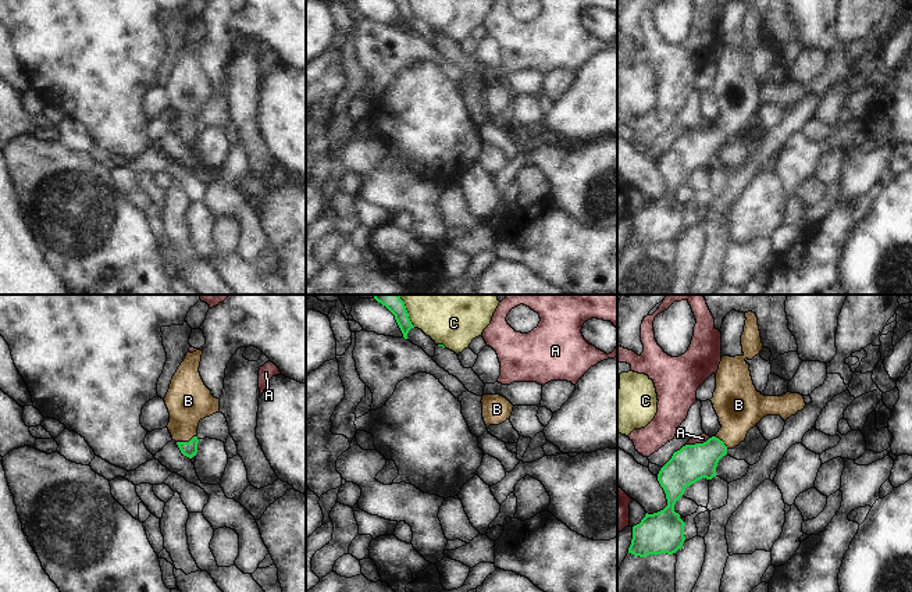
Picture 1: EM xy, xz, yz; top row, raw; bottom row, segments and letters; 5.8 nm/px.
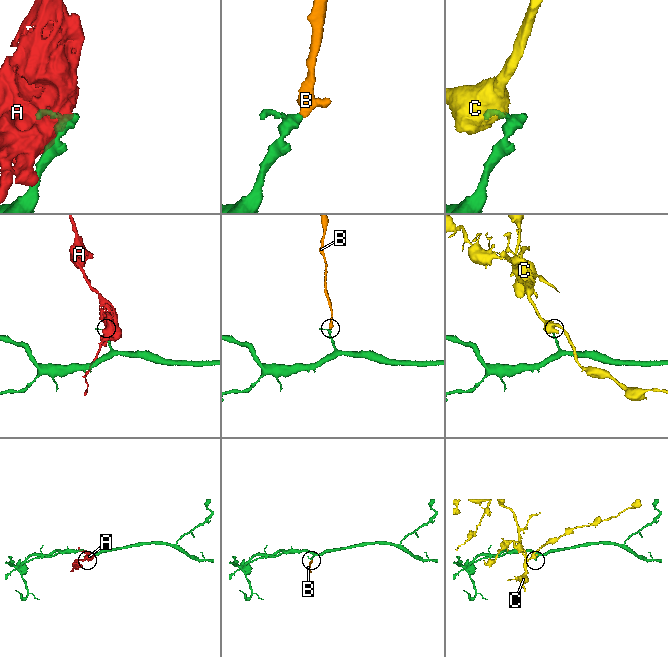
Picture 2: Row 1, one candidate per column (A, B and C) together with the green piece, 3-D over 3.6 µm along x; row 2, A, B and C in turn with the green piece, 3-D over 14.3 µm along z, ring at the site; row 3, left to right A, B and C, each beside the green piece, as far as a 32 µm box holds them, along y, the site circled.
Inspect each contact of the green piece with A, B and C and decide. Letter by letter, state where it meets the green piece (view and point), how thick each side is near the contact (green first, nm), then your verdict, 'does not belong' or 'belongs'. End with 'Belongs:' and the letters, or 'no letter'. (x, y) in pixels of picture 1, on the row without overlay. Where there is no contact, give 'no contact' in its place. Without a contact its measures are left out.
A: yz (697, 132) | 220/50 nm | does not belong
B: xy (186, 131) | 90/260 nm | belongs
C: xz (409, 9) | 80/200 nm | does not belong
Belongs: B

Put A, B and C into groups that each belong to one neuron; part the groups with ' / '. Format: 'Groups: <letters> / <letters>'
Groups: A / B / C.

